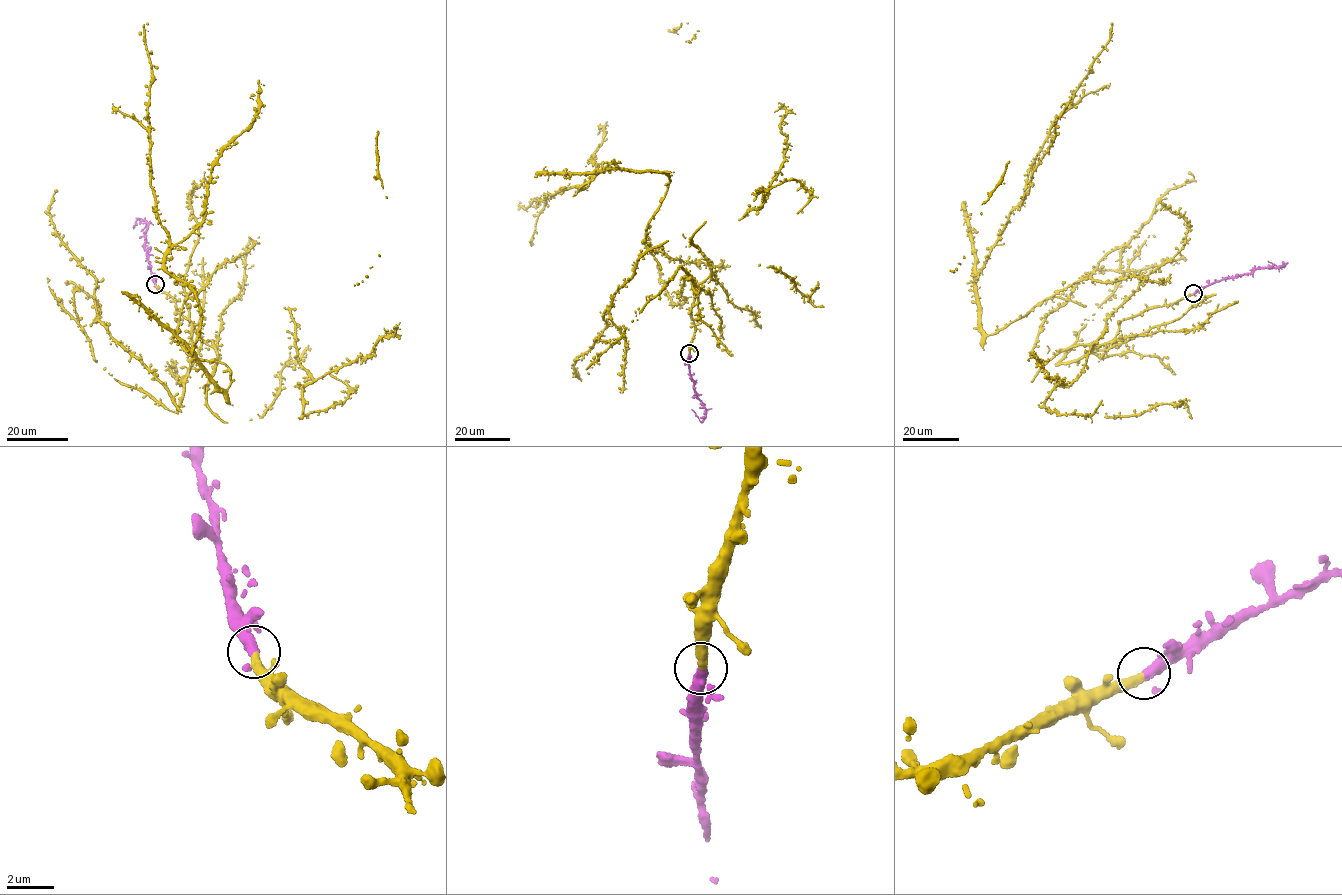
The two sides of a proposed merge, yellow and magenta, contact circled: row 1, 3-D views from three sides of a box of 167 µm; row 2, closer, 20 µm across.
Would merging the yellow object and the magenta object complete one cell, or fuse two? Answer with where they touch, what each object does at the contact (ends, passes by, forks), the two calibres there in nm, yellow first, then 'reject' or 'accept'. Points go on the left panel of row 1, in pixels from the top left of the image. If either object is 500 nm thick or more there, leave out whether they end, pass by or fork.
(155, 284) | yellow ends | magenta ends | 380/420 nm | accept

